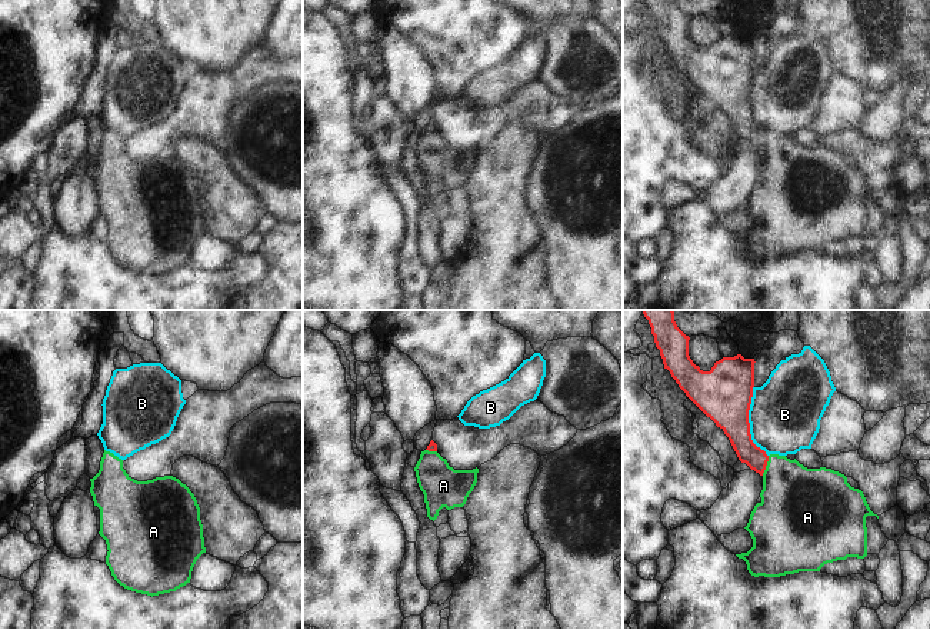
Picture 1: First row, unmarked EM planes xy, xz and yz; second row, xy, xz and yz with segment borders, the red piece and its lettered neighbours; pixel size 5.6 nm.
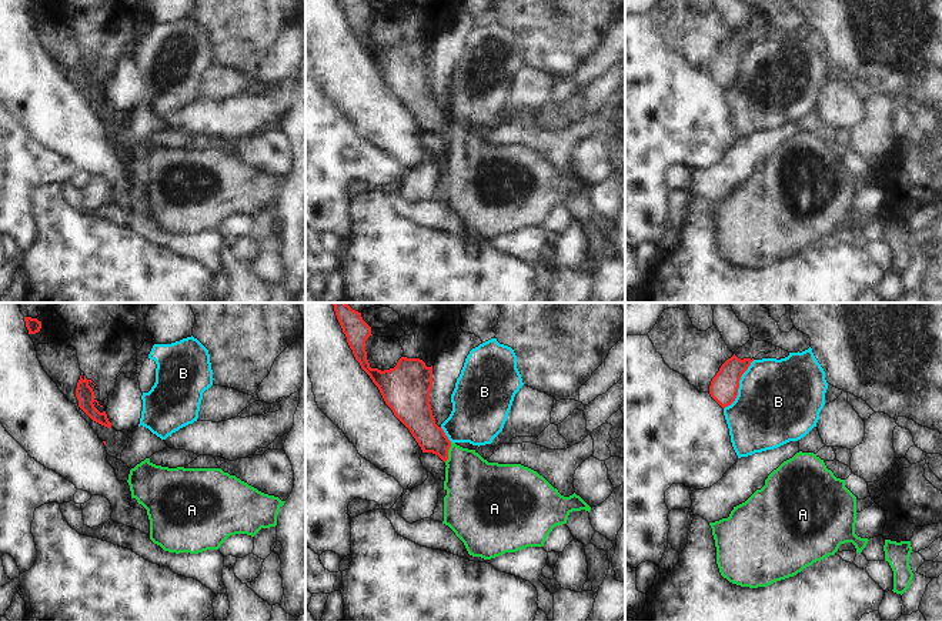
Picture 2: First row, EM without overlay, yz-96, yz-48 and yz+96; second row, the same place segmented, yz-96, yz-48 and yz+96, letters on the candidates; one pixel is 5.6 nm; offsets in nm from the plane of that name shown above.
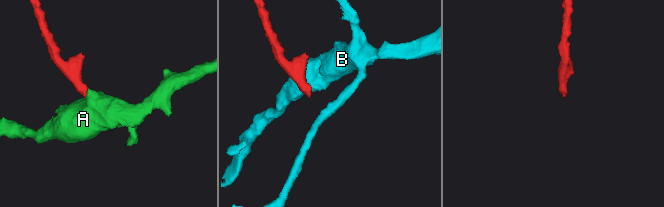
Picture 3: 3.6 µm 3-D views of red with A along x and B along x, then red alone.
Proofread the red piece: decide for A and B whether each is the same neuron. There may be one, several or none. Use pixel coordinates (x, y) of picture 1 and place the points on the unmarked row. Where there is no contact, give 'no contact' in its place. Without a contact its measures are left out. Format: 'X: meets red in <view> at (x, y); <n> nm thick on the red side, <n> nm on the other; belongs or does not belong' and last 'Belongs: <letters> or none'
A: meets red in yz at (766, 144); 140 nm thick on the red side, 380 nm on the other; belongs
B: meets red in yz at (747, 102); 300 nm thick on the red side, 400 nm on the other; does not belong
Belongs: A

